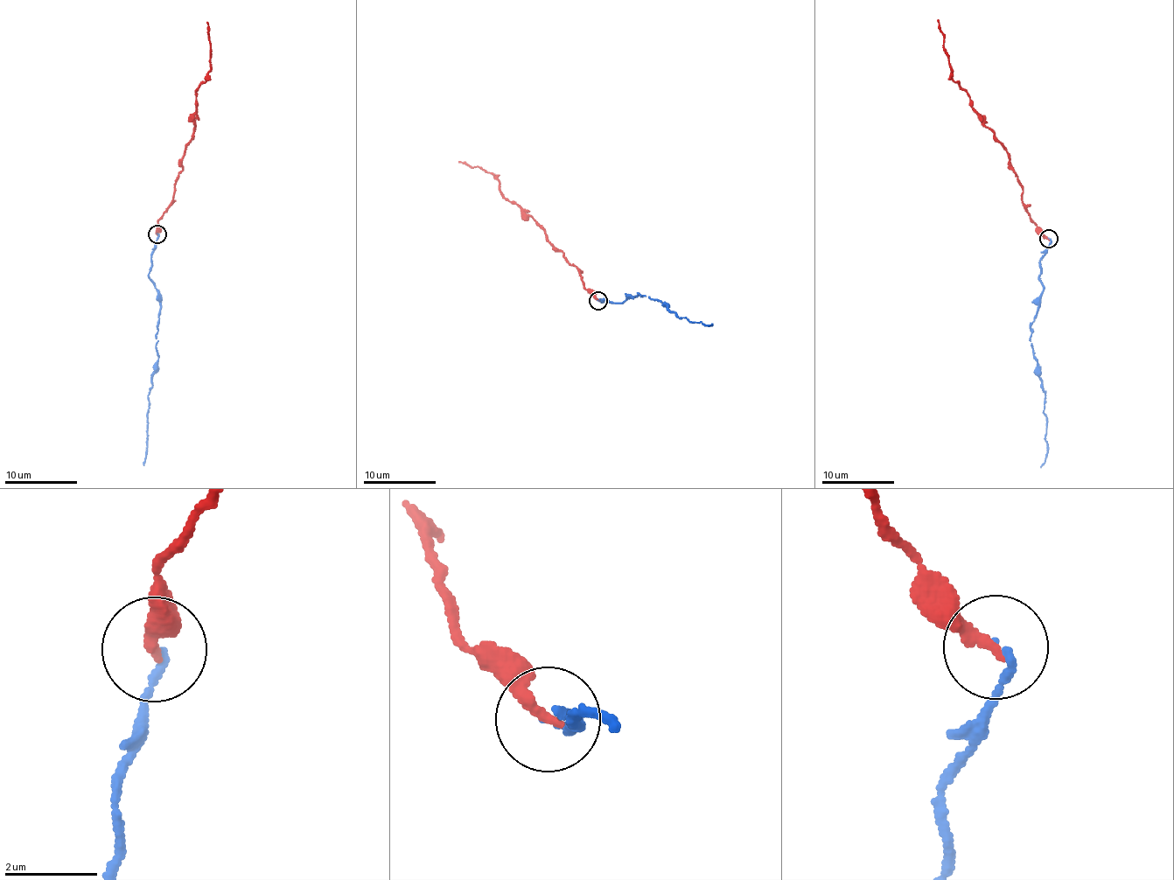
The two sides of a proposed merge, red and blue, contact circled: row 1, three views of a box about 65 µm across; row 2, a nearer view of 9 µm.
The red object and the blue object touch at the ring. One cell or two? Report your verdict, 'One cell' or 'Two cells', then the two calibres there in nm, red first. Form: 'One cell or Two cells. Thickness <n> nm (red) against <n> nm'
Two cells. Thickness 260 nm (red) against 140 nm

